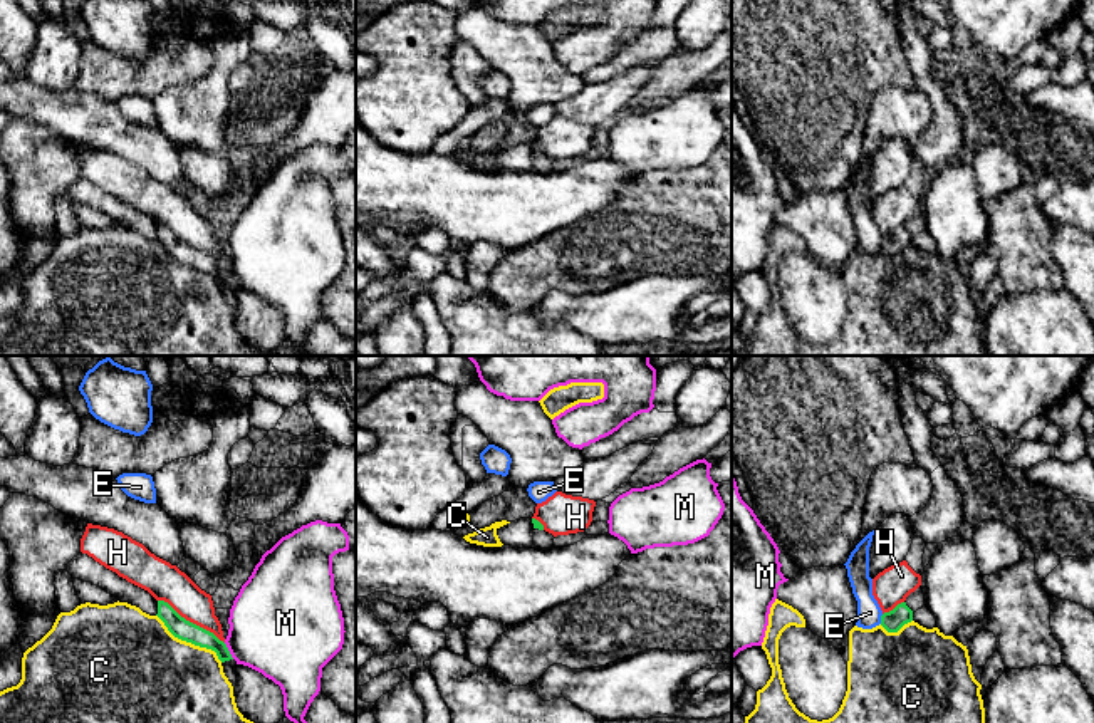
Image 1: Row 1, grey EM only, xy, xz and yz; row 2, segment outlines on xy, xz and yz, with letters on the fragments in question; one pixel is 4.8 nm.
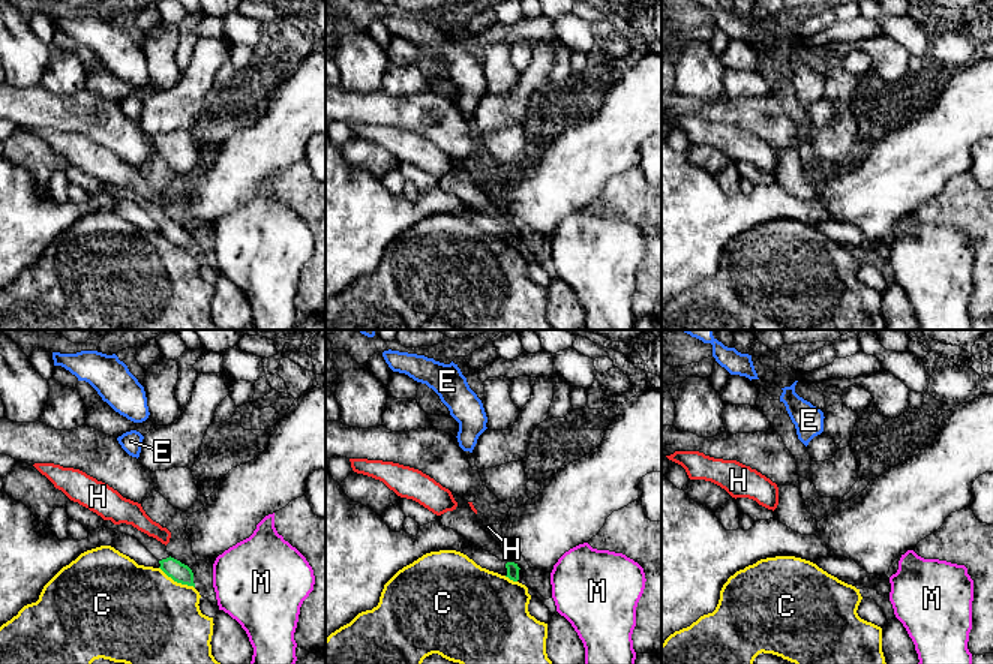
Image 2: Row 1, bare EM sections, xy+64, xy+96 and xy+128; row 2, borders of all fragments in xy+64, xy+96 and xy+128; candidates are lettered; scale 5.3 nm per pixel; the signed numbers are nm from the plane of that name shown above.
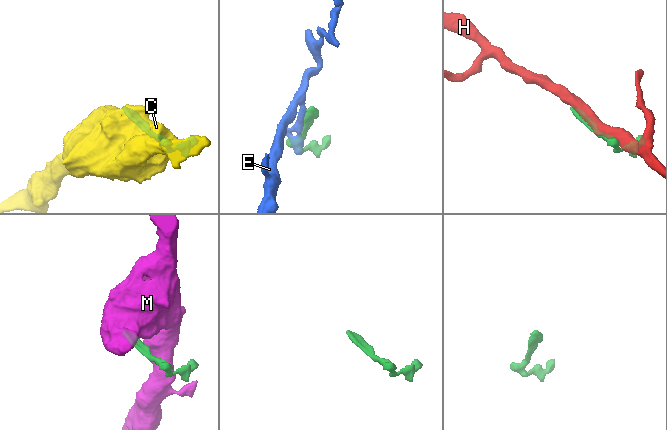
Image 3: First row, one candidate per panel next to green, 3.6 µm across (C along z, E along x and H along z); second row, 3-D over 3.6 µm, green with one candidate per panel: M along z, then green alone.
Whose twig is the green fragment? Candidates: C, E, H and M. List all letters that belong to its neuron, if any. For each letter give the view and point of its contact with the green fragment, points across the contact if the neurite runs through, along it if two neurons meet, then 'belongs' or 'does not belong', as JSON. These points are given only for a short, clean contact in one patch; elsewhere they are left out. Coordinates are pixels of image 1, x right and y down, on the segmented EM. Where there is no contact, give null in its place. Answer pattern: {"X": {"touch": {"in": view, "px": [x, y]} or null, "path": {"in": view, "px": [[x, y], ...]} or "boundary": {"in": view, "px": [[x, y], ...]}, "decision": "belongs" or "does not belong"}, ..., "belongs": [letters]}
{"C": {"touch": {"in": "xy", "px": [188, 641]}, "decision": "does not belong"}, "E": {"touch": {"in": "yz", "px": [881, 619]}, "decision": "does not belong"}, "H": {"touch": {"in": "xy", "px": [192, 623]}, "decision": "does not belong"}, "M": {"touch": {"in": "xy", "px": [229, 651]}, "boundary": {"in": "xy", "px": [[224, 643], [234, 658]]}, "decision": "does not belong"}, "belongs": []}

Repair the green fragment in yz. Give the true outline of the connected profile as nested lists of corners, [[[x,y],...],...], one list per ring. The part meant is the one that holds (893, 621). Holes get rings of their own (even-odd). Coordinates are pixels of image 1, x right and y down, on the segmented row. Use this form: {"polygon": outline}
{"polygon": [[[921,585],[911,592],[904,602],[898,604],[893,611],[881,616],[881,626],[888,632],[898,632],[904,624],[913,621],[913,614],[925,606],[925,594]]]}

